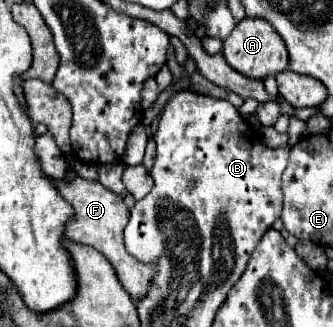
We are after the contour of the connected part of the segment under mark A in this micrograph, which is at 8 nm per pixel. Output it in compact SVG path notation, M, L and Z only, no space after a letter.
M242 19L236 27L234 33L230 33L230 37L224 43L222 49L224 59L228 61L228 65L232 69L236 69L238 73L242 73L248 79L266 79L270 75L278 75L280 71L288 69L288 51L284 47L284 41L278 37L278 33L262 19Z

